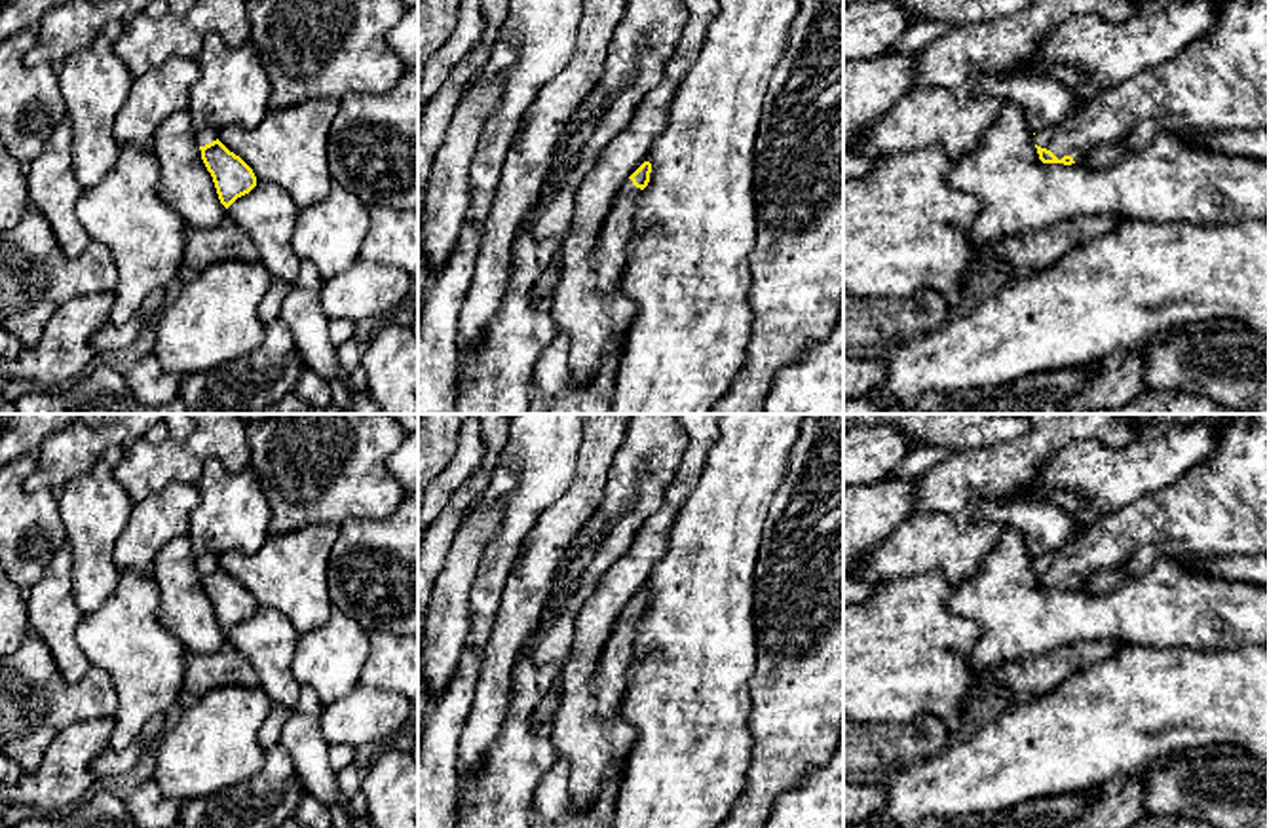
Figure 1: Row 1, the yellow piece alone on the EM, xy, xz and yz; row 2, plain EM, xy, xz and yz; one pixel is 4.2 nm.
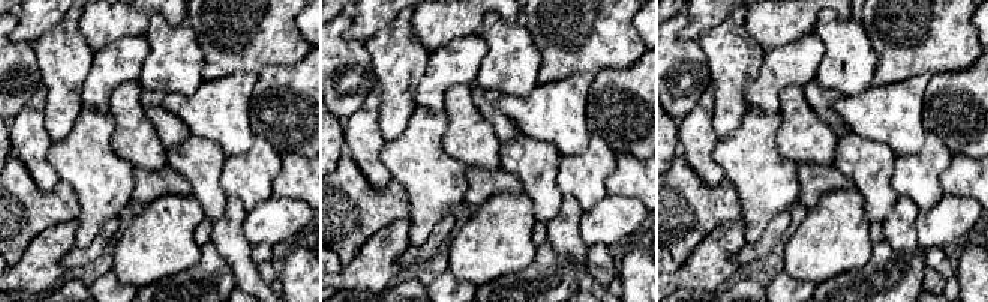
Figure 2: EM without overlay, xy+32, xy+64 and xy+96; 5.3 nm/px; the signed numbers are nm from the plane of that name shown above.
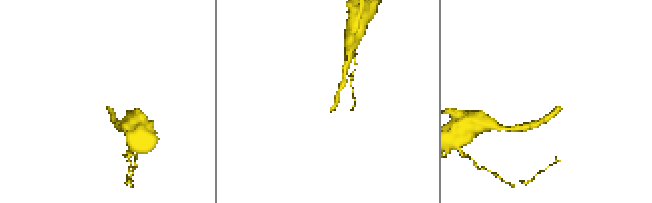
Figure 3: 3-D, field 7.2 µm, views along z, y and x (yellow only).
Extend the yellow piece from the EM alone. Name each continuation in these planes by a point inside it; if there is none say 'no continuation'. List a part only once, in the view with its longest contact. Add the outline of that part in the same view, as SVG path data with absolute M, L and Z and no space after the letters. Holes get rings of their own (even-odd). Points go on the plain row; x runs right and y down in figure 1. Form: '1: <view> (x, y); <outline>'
1: yz (1220, 508); M1225 414L1214 450L1178 482L1119 509L1081 537L1035 556L1033 568L1081 589L1100 572L1126 564L1147 545L1180 543L1201 558L1267 553L1267 414Z

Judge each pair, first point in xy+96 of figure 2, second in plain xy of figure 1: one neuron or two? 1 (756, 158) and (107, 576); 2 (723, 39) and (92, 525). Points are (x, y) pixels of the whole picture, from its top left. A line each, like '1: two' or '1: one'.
1: two
2: one

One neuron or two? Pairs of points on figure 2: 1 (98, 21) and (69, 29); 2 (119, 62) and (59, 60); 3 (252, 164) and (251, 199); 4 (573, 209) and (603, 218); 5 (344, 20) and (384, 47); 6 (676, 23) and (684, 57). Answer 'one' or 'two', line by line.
1: two
2: two
3: one
4: two
5: two
6: one

